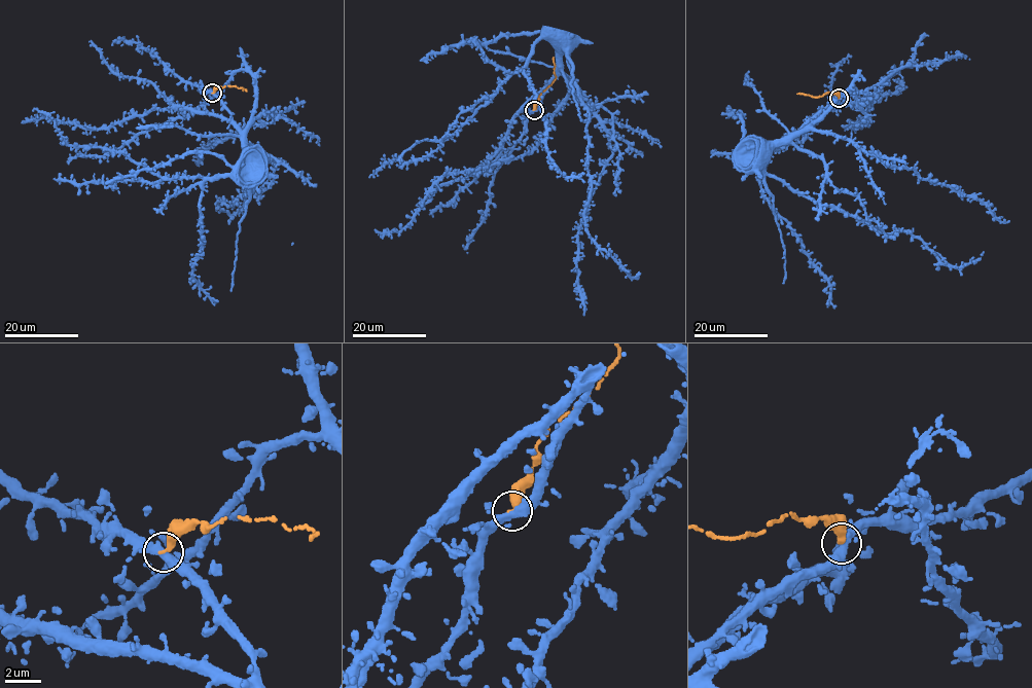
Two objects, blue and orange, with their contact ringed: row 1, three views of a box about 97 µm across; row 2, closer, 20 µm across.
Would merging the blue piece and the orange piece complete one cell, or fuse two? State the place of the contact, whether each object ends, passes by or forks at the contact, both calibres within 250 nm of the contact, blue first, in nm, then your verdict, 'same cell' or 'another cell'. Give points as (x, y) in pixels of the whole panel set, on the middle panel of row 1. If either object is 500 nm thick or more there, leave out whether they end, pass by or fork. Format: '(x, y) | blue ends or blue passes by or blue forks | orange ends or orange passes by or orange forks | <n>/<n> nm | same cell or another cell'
(534, 110) | blue forks | orange ends | 360/360 nm | same cell

